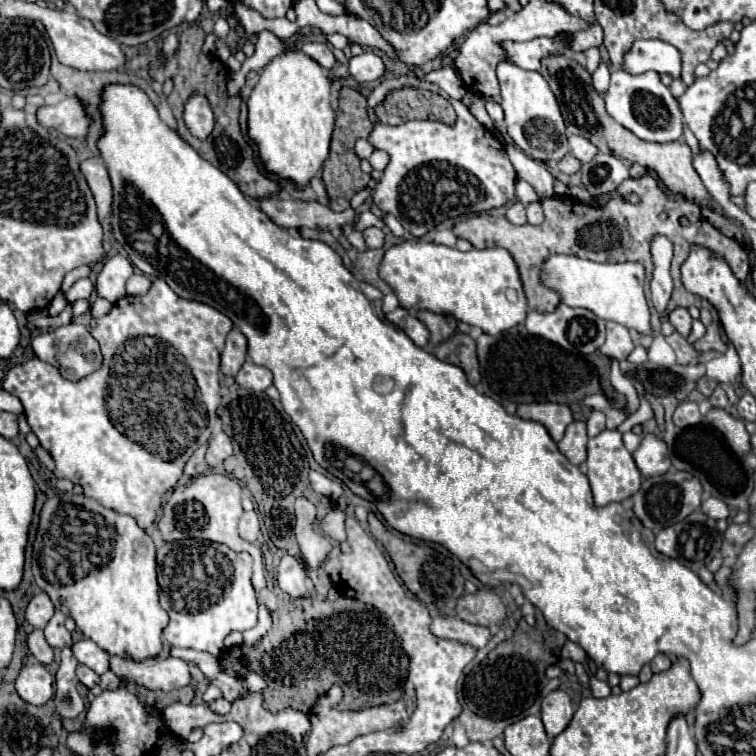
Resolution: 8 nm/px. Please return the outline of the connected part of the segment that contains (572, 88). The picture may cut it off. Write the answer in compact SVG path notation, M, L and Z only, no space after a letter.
M549 54L549 56L545 56L543 62L541 62L541 76L549 82L553 94L557 96L557 102L559 102L563 118L567 122L567 132L569 134L579 134L579 136L591 140L601 152L611 154L625 164L641 164L647 170L657 172L659 180L667 186L667 190L671 190L673 194L683 194L685 198L691 198L693 202L697 202L701 206L703 218L707 222L711 222L725 236L743 242L743 232L739 230L739 226L735 226L735 222L731 222L729 218L725 218L725 216L721 216L721 214L717 214L709 208L713 204L711 196L707 194L707 190L703 190L703 182L701 182L699 174L695 172L695 168L691 164L691 148L687 144L683 144L683 142L667 142L667 144L645 142L645 140L637 138L635 134L631 134L627 128L619 126L607 114L605 100L593 90L591 74L569 54Z

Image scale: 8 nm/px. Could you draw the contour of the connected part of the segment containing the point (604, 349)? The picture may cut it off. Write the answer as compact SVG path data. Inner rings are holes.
M607 322L607 340L605 344L599 348L601 354L609 356L609 358L617 358L617 360L625 360L631 350L633 350L633 340L631 334L625 326L617 324L617 322Z

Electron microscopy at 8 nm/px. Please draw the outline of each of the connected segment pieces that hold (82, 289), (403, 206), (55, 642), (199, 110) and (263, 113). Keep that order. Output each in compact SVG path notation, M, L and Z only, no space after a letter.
M89 278L77 280L77 282L71 286L71 290L67 292L67 298L69 298L71 304L77 302L77 300L81 300L81 298L89 298L89 296L91 296L91 280L89 280Z
M413 76L383 80L367 100L369 118L375 122L367 140L375 150L385 150L389 154L389 164L373 194L373 202L381 208L381 212L393 214L407 232L419 238L449 218L467 218L513 200L517 176L503 144L493 132L473 118L463 102L449 98L435 84L431 84L431 92L447 98L457 112L457 122L453 126L429 120L411 120L403 126L377 124L373 106L383 104L389 94L407 86L415 86Z
M61 610L55 612L55 616L51 618L51 622L45 626L45 640L53 646L53 648L63 648L67 644L73 644L71 642L71 634L69 630L65 628L65 614Z
M191 96L185 104L185 124L197 138L207 138L213 132L213 112L207 106L207 98Z
M289 50L283 56L277 56L275 60L271 60L261 70L259 82L247 100L247 108L249 108L247 134L257 144L259 158L265 170L271 174L277 174L279 178L291 180L297 188L309 186L309 180L319 174L323 162L329 156L329 140L331 140L333 122L335 122L333 110L329 106L329 98L331 98L329 88L331 88L331 80L315 60L311 60L299 50Z

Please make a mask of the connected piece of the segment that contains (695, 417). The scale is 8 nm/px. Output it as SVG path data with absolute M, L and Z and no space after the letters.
M681 402L673 414L673 422L679 428L687 428L687 426L697 426L703 420L699 406L695 402Z

